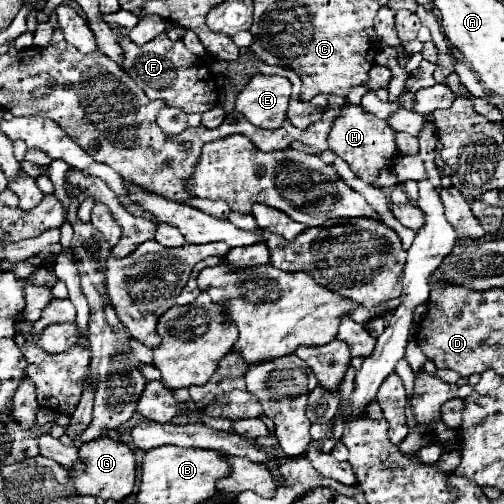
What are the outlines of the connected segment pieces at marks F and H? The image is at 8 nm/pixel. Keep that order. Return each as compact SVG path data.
M118 33L116 39L124 49L122 69L150 99L164 99L166 105L178 107L186 113L204 113L218 105L218 93L212 73L208 71L208 67L200 67L200 57L190 53L182 41L172 41L166 33L158 35L146 45L136 45L128 35L122 33Z
M350 103L342 105L340 115L332 123L332 129L328 135L328 147L330 151L334 151L338 157L342 157L350 165L356 177L368 183L372 183L384 167L392 165L392 159L396 157L396 151L398 151L396 131L388 123L378 119L376 115Z

